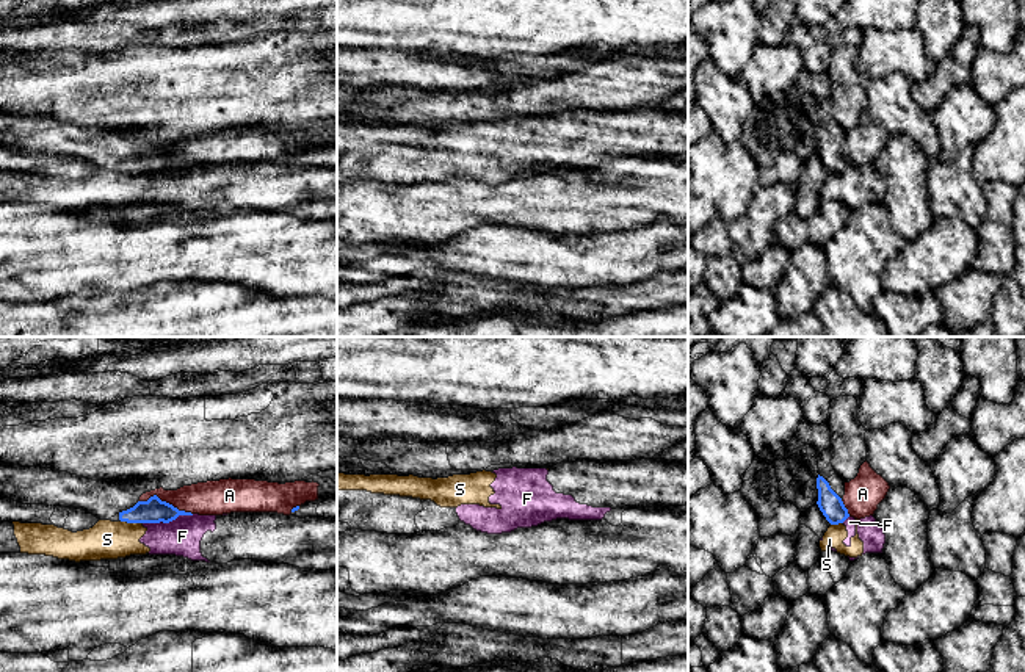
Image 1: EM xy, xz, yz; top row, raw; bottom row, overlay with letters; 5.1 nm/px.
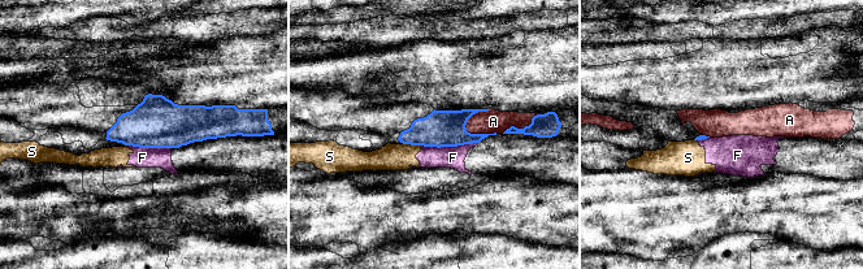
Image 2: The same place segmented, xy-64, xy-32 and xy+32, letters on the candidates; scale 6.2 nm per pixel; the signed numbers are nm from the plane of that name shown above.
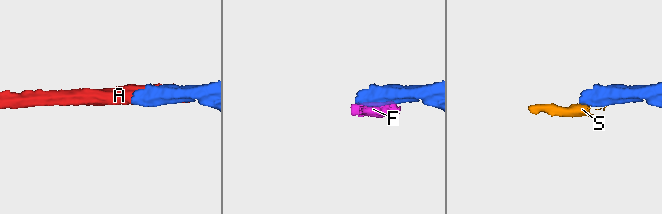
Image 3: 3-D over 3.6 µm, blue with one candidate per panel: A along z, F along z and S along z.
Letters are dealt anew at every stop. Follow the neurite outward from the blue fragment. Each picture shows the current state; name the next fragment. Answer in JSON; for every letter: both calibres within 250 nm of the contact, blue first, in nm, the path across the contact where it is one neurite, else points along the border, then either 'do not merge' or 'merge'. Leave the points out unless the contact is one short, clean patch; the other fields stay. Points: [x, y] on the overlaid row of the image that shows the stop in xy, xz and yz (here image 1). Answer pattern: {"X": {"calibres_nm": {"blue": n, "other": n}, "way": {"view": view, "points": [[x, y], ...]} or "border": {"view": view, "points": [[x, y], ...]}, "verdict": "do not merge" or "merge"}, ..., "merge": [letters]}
{"A": {"calibres_nm": {"blue": 130, "other": 180}, "verdict": "do not merge"}, "F": {"calibres_nm": {"blue": 130, "other": 190}, "border": {"view": "xy", "points": [[193, 514], [179, 514], [168, 522], [143, 523]]}, "verdict": "do not merge"}, "S": {"calibres_nm": {"blue": 130, "other": 200}, "verdict": "do not merge"}, "merge": []}

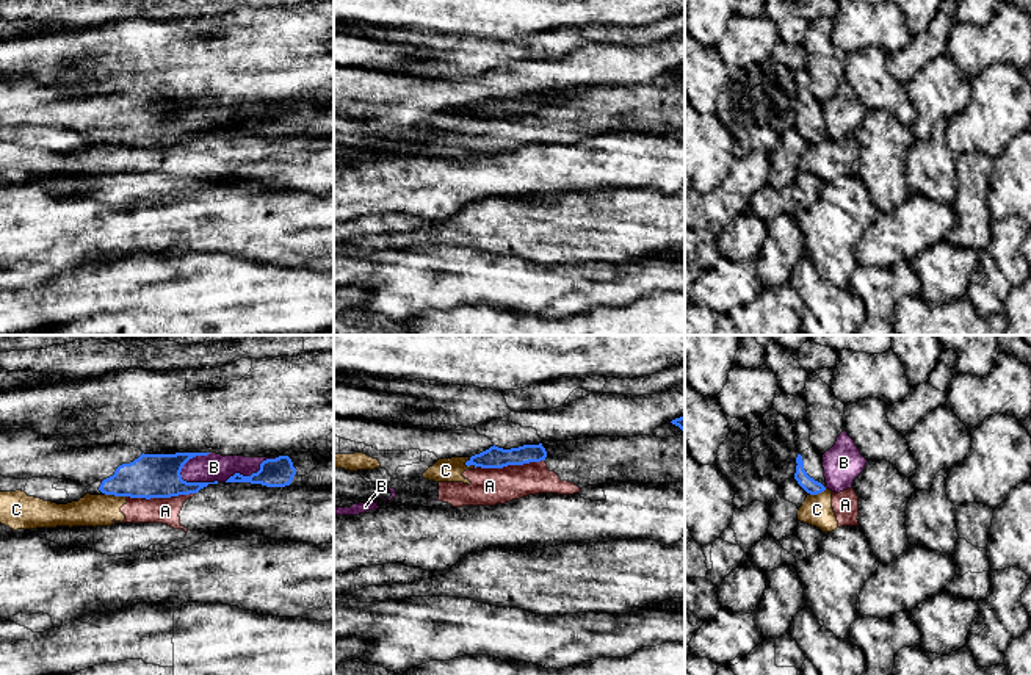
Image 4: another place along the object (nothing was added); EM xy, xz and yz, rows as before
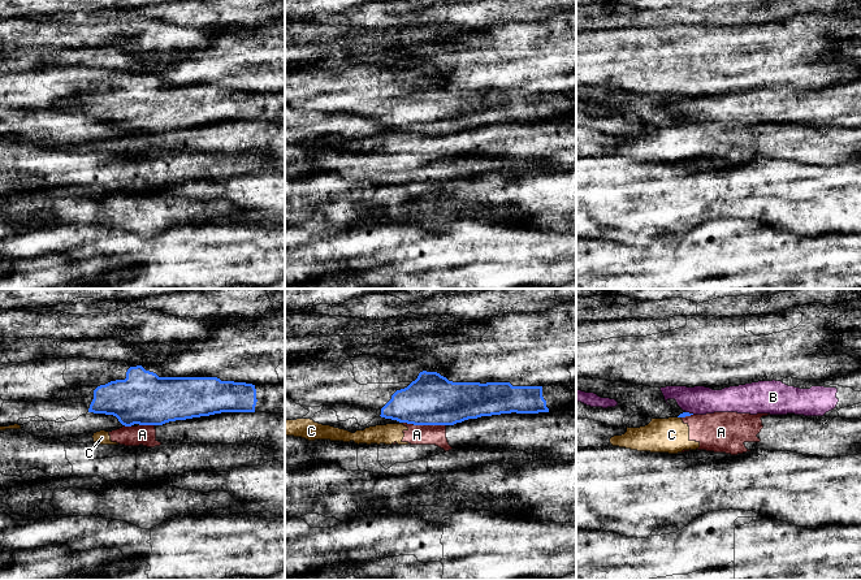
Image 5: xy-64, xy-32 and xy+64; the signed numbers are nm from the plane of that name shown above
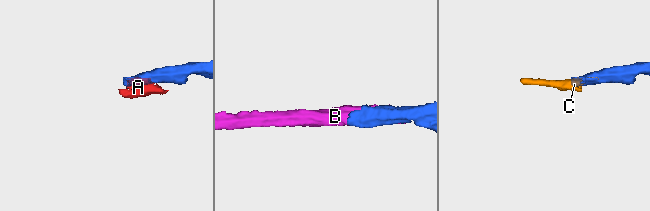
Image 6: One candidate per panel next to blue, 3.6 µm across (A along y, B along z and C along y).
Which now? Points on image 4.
{"A": {"calibres_nm": {"blue": 110, "other": 190}, "border": {"view": "xz", "points": [[544, 459], [475, 469]]}, "verdict": "do not merge"}, "B": {"calibres_nm": {"blue": 220, "other": 140}, "verdict": "do not merge"}, "C": {"calibres_nm": {"blue": 220, "other": 160}, "verdict": "do not merge"}, "merge": []}

